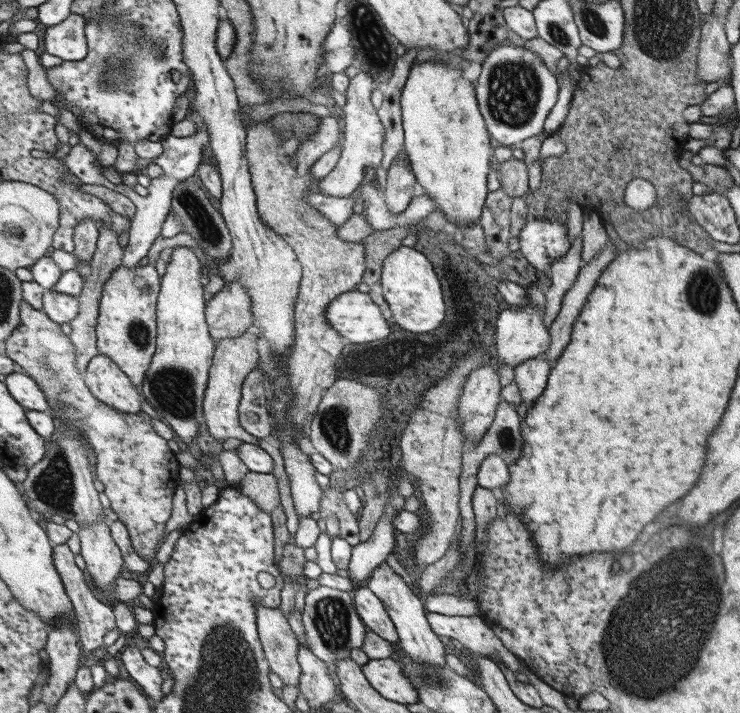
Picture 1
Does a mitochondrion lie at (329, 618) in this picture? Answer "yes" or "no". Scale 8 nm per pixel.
yes

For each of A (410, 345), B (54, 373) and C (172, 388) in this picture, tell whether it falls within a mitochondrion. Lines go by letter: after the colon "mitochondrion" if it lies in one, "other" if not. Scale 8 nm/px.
A: other
B: mitochondrion
C: mitochondrion

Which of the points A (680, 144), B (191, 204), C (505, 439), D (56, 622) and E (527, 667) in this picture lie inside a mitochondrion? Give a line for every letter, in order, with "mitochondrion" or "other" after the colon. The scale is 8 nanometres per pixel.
A: other
B: mitochondrion
C: mitochondrion
D: other
E: other

